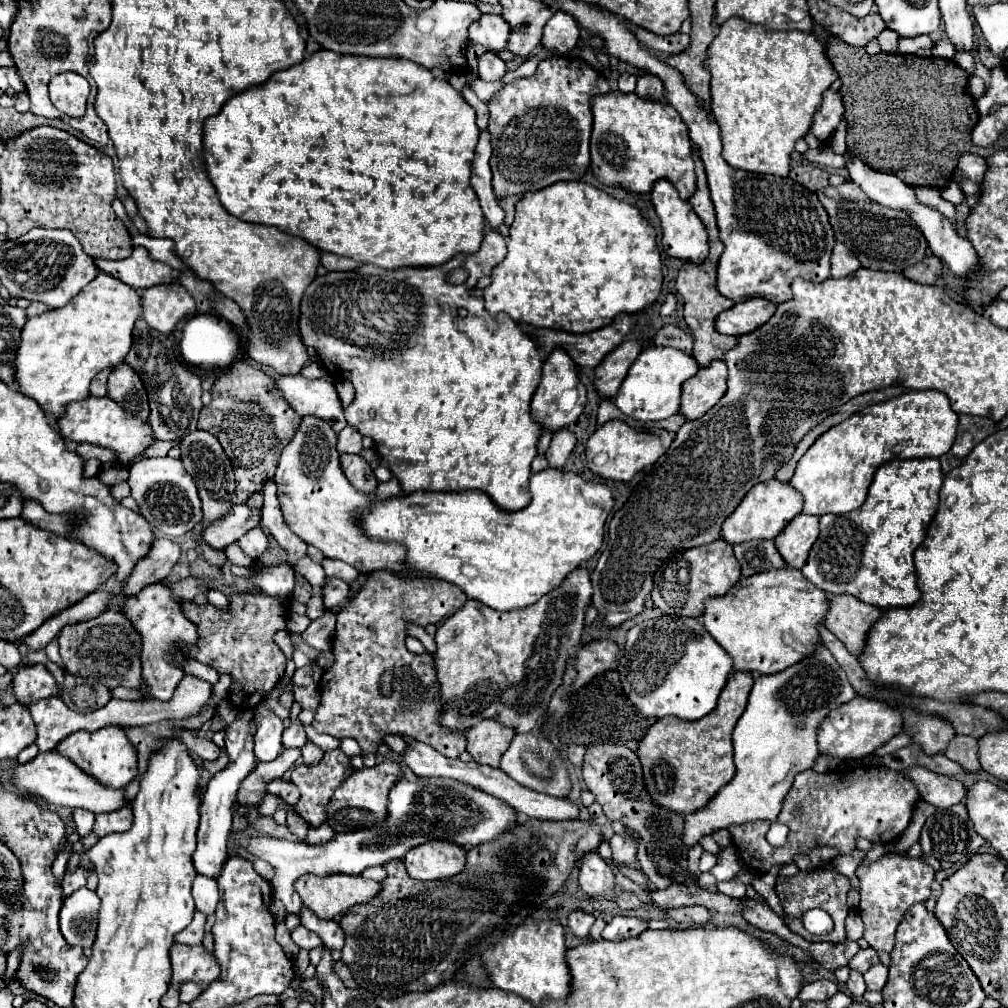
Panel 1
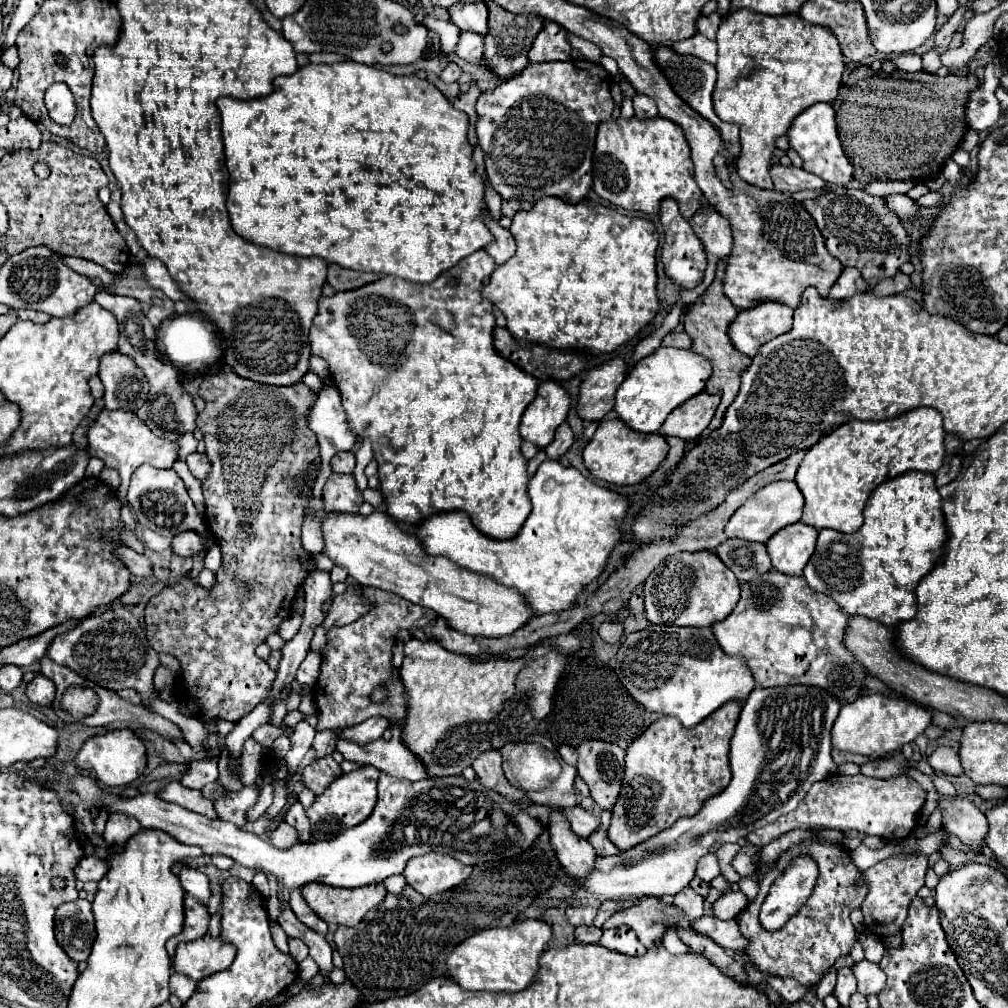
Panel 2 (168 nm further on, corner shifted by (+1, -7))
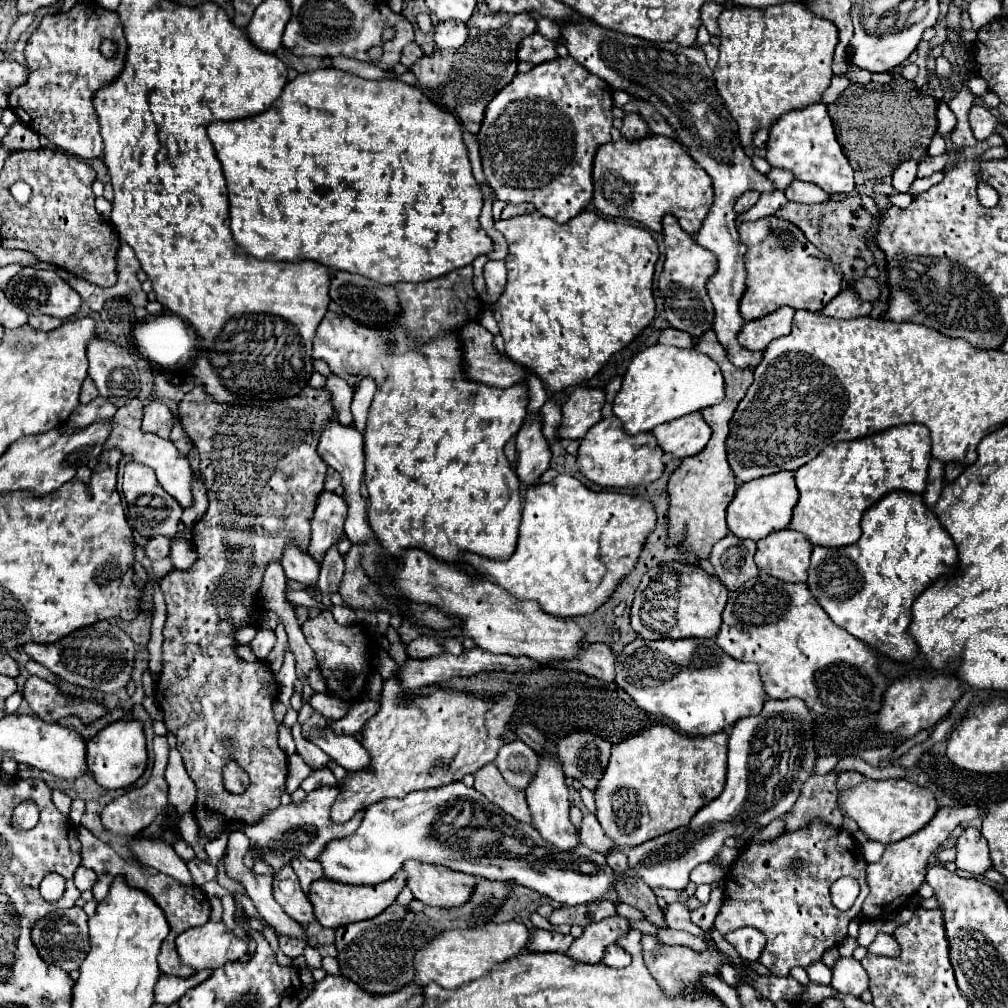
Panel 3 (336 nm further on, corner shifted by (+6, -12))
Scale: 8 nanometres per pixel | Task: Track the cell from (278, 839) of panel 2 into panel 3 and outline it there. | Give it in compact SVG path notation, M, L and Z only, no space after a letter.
M284 866L276 876L274 876L274 898L282 906L282 910L294 918L296 922L312 922L312 904L308 896L304 896L300 882L290 866Z

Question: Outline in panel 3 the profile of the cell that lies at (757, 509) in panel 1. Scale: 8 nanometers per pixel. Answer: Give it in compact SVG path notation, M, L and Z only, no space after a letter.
M778 472L770 476L762 476L738 486L734 500L728 506L728 528L738 538L762 540L764 536L786 528L792 518L792 508L798 502L798 488L794 482L794 472Z

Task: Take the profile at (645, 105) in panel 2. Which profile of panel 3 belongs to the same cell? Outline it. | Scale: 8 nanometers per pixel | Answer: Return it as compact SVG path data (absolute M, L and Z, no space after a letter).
M628 114L624 116L624 126L620 132L622 132L622 138L626 140L640 140L648 134L648 126L638 114Z

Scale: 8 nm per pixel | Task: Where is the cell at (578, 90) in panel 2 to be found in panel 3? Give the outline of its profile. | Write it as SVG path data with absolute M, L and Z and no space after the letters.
M570 56L554 58L526 74L516 74L488 104L478 134L482 168L498 200L510 204L530 202L538 212L558 224L572 220L592 200L594 154L602 144L610 142L612 120L612 88Z

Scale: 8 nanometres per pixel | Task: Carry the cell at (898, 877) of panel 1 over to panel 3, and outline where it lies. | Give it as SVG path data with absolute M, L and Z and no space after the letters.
M962 806L962 808L940 808L936 812L936 816L932 818L932 822L928 822L928 826L924 826L920 832L896 842L896 844L888 844L886 852L882 854L882 860L876 864L868 864L866 876L868 876L868 886L870 886L870 894L864 900L862 906L862 914L870 920L882 916L884 912L894 910L894 902L896 900L906 900L912 898L920 884L924 882L924 874L926 874L926 866L930 862L930 856L948 840L950 832L964 824L970 822L972 818L976 818L982 810L980 808L972 808L972 806Z

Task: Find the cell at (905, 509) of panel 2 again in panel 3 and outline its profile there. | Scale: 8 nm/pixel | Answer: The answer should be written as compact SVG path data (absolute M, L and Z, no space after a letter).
M892 492L884 496L874 508L864 512L862 536L856 544L844 548L822 548L814 546L812 562L808 572L808 586L822 608L828 612L832 622L858 640L866 642L878 654L904 664L914 664L918 658L918 644L914 642L908 626L912 622L912 602L930 588L940 576L956 574L958 550L950 534L940 526L938 518L918 494Z

